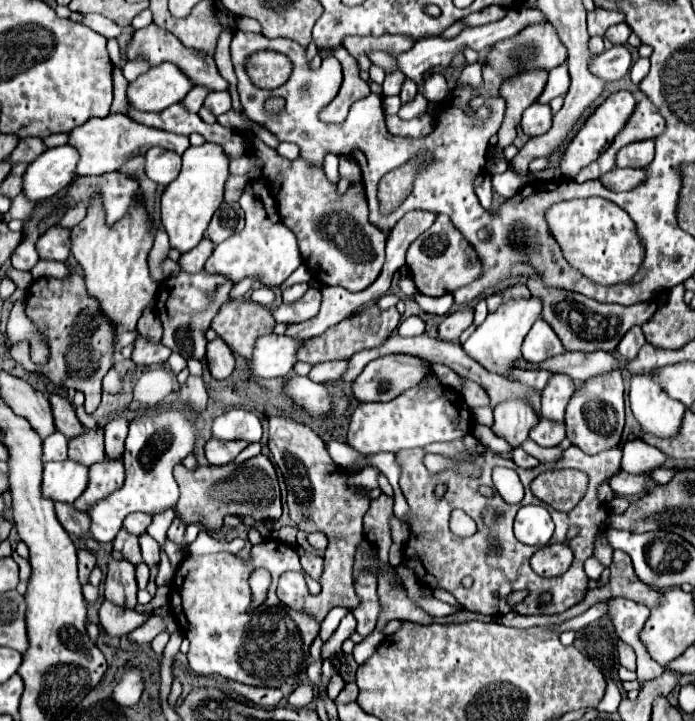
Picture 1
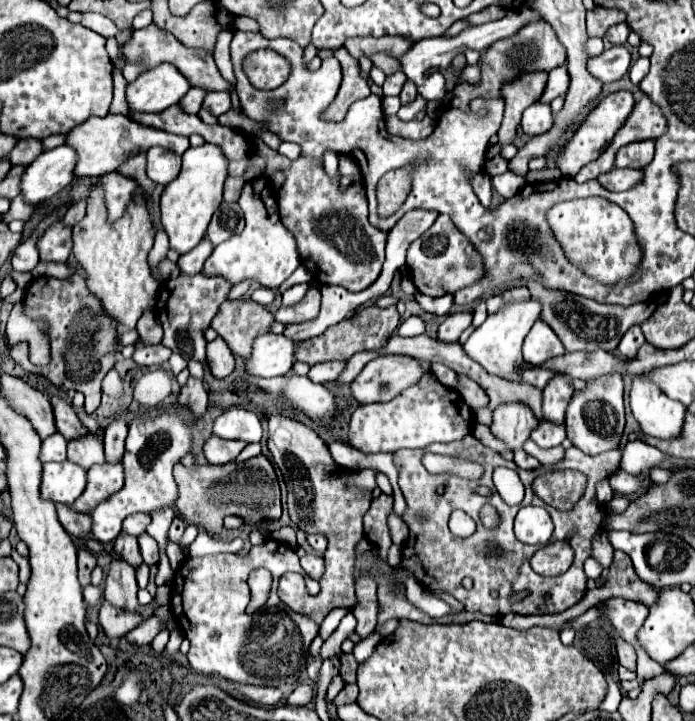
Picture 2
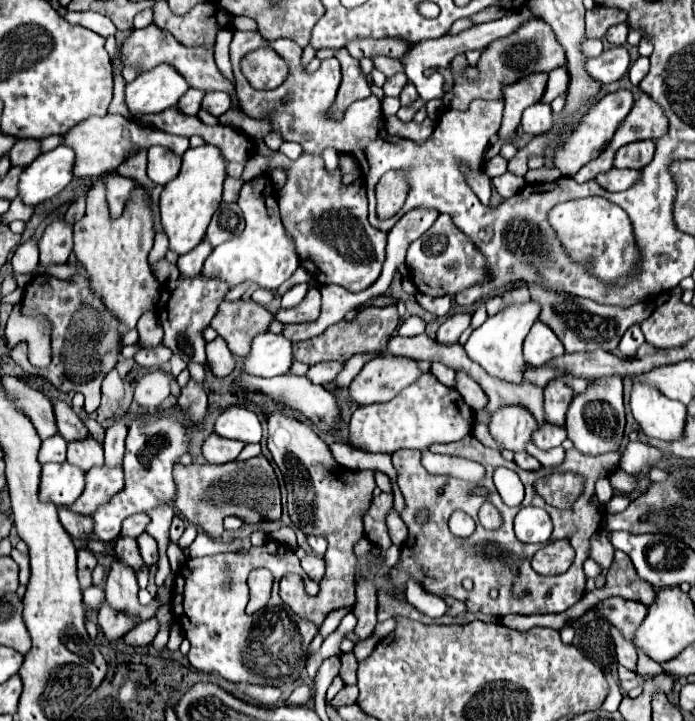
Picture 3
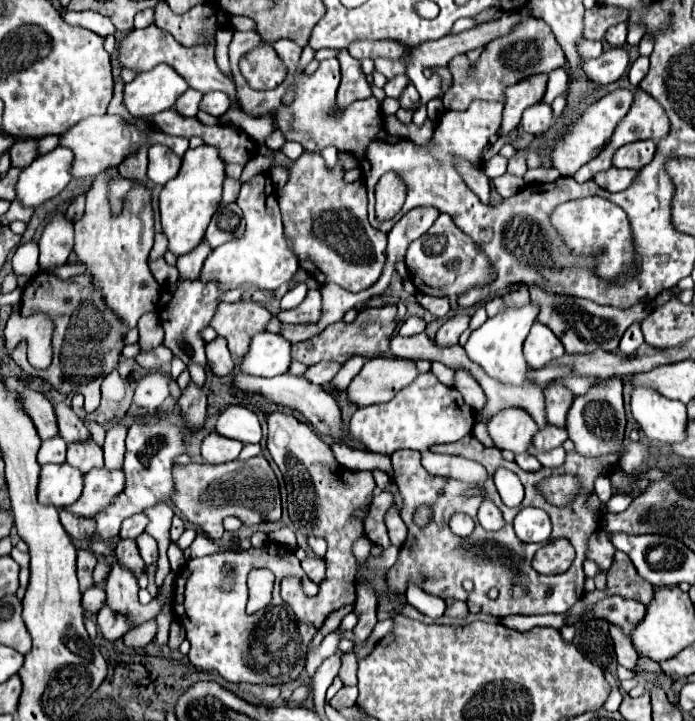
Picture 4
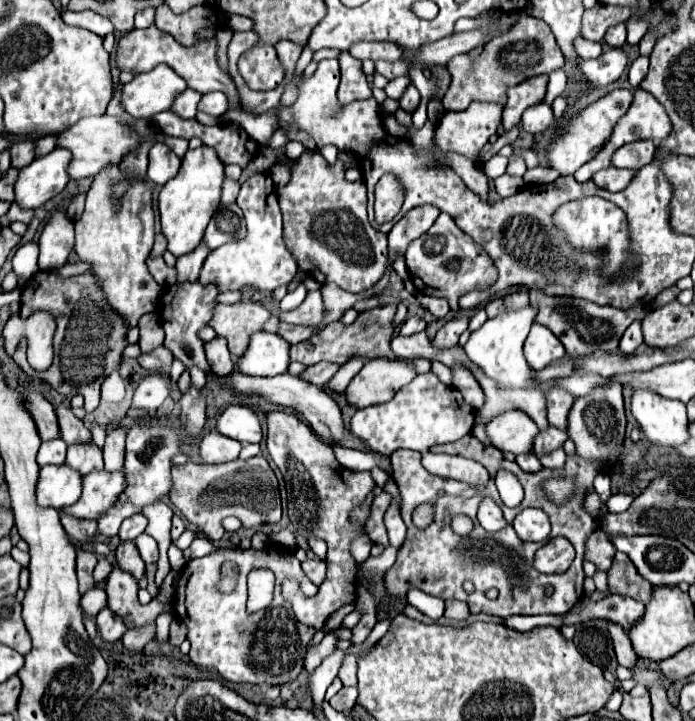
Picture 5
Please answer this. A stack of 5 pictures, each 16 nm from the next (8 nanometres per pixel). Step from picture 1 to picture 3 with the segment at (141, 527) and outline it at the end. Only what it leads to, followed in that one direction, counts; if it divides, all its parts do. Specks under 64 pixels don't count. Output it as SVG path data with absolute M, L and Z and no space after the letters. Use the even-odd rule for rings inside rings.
M146 514L128 516L128 518L122 522L120 534L122 534L122 536L130 536L130 538L138 538L138 536L144 532L146 524L148 524L148 516L146 516Z

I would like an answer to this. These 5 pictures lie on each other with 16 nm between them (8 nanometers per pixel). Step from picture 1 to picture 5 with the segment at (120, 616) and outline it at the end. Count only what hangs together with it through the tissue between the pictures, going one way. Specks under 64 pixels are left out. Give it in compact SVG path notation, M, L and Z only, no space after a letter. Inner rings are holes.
M104 608L98 616L96 616L96 624L98 624L98 634L104 642L114 644L120 640L120 636L126 632L124 622L120 620L120 616L116 616L110 608Z

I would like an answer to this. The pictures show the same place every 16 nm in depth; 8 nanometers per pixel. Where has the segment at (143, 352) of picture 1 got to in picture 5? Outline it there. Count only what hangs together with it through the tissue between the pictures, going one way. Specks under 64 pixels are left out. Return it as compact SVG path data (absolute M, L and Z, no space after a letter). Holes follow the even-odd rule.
M164 346L156 348L156 350L150 352L150 354L142 354L142 356L138 358L138 362L140 362L140 366L142 366L144 370L148 370L148 372L160 372L160 374L168 374L168 372L170 372L172 360L174 360L172 352L168 352Z

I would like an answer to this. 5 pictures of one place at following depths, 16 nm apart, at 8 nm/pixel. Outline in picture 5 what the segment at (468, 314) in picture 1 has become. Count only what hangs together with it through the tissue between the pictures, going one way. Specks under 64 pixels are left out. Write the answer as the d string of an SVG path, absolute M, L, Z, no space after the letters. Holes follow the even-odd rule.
M454 318L454 320L446 322L446 324L438 330L438 334L434 336L432 346L434 346L436 350L446 350L446 348L456 346L460 334L462 334L466 328L468 328L468 320L466 320L466 318Z

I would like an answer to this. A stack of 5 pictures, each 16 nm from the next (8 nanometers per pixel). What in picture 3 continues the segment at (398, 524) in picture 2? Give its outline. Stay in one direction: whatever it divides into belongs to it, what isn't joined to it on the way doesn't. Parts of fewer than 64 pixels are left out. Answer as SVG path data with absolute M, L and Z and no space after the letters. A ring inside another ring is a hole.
M392 508L392 510L388 512L388 516L386 516L386 526L388 526L388 532L390 532L392 544L400 546L400 544L406 540L406 536L408 536L408 528L406 528L406 524L402 522L400 514L398 514L394 508Z

